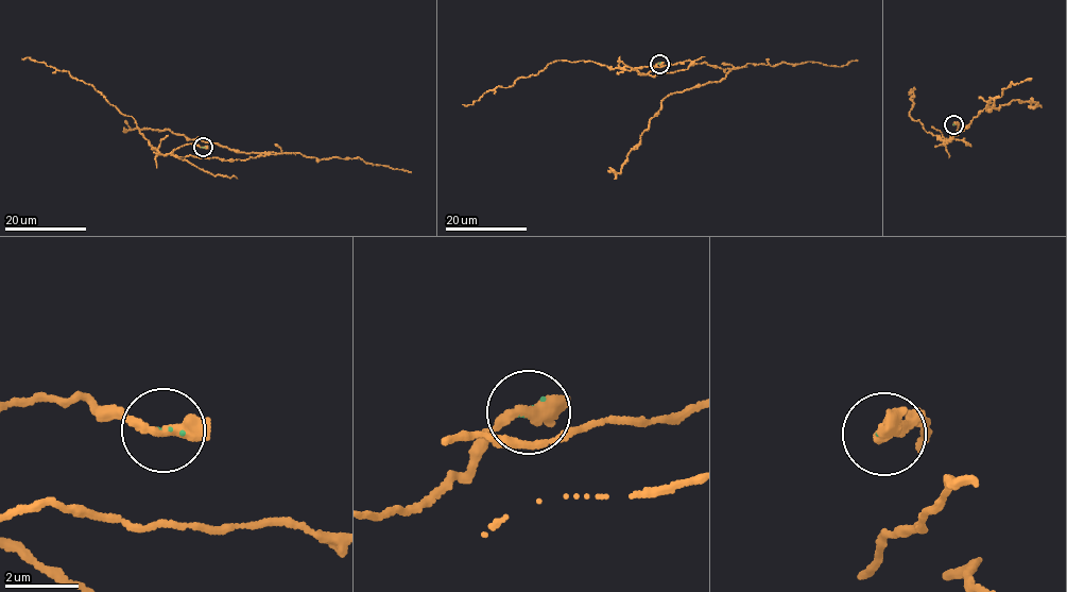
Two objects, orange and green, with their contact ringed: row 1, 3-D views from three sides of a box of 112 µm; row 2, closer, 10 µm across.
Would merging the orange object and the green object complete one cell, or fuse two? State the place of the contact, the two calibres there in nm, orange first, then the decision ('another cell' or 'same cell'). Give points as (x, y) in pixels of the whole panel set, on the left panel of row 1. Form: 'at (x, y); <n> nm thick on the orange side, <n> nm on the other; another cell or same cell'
at (203, 147); 320 nm thick on the orange side, 60 nm on the other; another cell

